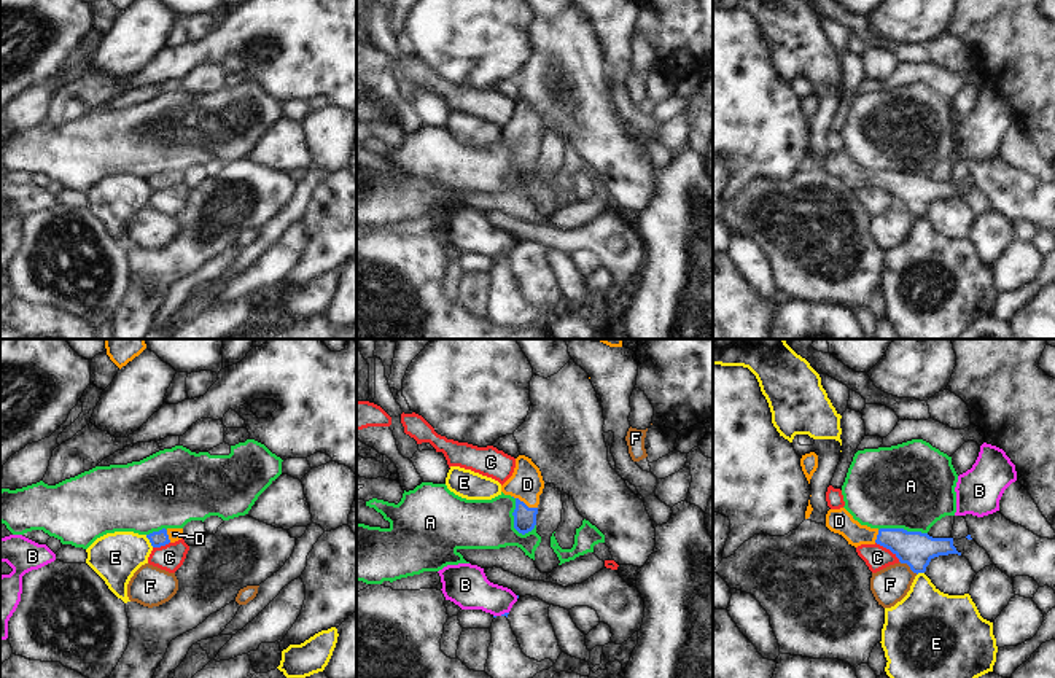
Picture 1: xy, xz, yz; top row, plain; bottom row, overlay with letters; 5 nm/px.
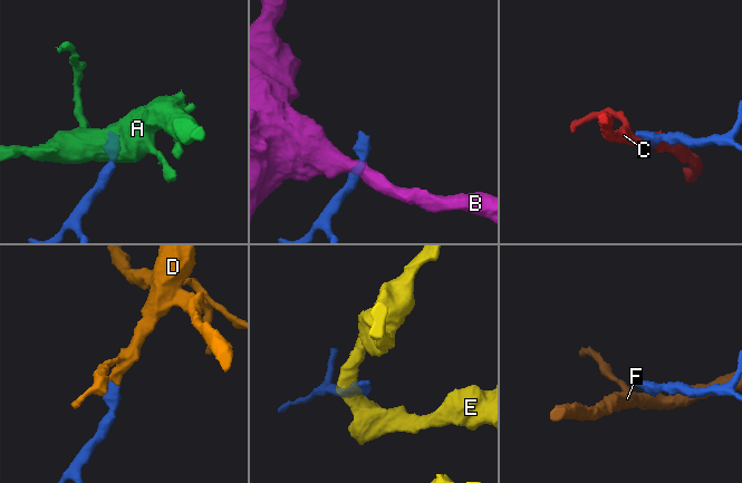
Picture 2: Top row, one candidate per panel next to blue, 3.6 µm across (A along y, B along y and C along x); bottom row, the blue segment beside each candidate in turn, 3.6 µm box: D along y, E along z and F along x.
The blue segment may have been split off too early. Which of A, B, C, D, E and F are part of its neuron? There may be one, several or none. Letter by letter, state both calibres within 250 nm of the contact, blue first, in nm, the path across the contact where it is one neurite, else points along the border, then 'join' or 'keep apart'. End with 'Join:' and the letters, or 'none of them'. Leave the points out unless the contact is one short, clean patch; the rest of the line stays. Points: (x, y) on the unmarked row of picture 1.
A: 110 nm thick on the blue side, 260 nm on the other; border along xz (511, 140), (514, 144), (513, 169), (524, 179); keep apart
B: 20 nm thick on the blue side, 220 nm on the other; border along xz (508, 255), (500, 258); keep apart
C: 180 nm thick on the blue side, 130 nm on the other; border along yz (875, 185), (899, 204); keep apart
D: 110 nm thick on the blue side, 170 nm on the other; runs through xz (524, 161), (524, 147), (527, 128); join
E: 80 nm thick on the blue side, 240 nm on the other; border along xy (145, 179), (153, 190); keep apart
F: 180 nm thick on the blue side, 180 nm on the other; border along yz (899, 204), (917, 217); keep apart
Join: D

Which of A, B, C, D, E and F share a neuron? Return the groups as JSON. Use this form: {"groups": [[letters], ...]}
{"groups": [["A"], ["B"], ["C"], ["D"], ["E"], ["F"]]}

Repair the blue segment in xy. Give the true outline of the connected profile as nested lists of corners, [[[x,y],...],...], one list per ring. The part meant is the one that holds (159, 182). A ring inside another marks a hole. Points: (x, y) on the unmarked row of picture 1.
[[[162,172],[146,178],[153,191],[161,191],[183,181],[183,172]]]

